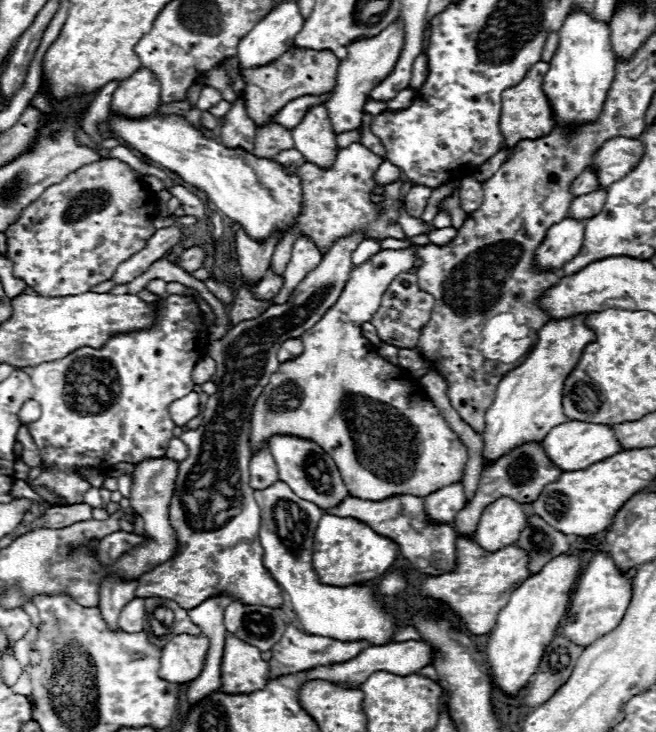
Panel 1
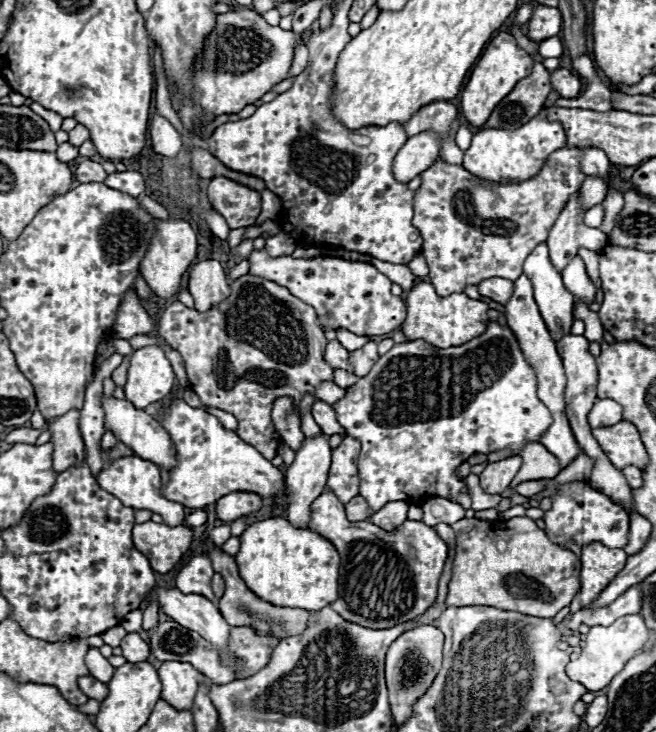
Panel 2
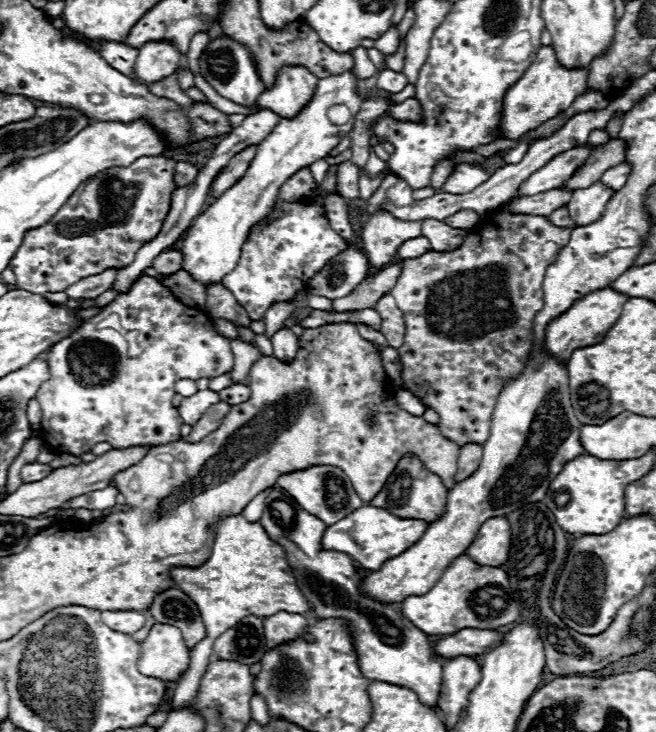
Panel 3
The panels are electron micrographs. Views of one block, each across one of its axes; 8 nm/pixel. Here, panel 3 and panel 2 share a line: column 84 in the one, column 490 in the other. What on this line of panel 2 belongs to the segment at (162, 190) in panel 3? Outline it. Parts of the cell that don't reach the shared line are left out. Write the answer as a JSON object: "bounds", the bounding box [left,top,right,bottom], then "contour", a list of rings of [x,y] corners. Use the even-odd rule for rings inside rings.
{"bounds":[412,148,586,296],"contour":[[[558,148],[554,150],[540,172],[530,180],[518,184],[500,184],[490,180],[480,180],[462,166],[446,164],[444,160],[436,160],[426,172],[422,172],[422,186],[416,190],[416,214],[412,224],[420,230],[424,238],[424,258],[430,268],[430,282],[440,296],[448,296],[454,292],[462,292],[468,284],[478,284],[484,278],[508,278],[516,280],[522,274],[522,264],[528,254],[540,244],[546,242],[548,230],[556,222],[564,202],[568,202],[570,194],[580,190],[586,174],[580,170],[582,150],[580,148]]]}

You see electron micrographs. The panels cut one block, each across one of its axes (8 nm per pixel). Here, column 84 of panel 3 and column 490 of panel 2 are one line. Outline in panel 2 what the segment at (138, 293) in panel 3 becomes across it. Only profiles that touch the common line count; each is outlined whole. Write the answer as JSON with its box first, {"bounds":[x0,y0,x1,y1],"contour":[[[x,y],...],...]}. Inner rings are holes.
{"bounds":[334,322,552,512],"contour":[[[488,322],[482,336],[448,350],[424,340],[396,344],[378,358],[366,376],[346,388],[346,396],[334,404],[336,418],[348,436],[362,442],[358,458],[360,496],[376,512],[394,500],[418,504],[424,496],[450,498],[452,494],[468,492],[456,478],[456,468],[474,452],[490,454],[510,448],[518,454],[524,444],[538,442],[540,434],[552,424],[548,408],[536,396],[536,386],[536,372],[526,362],[514,332],[498,322]]]}

